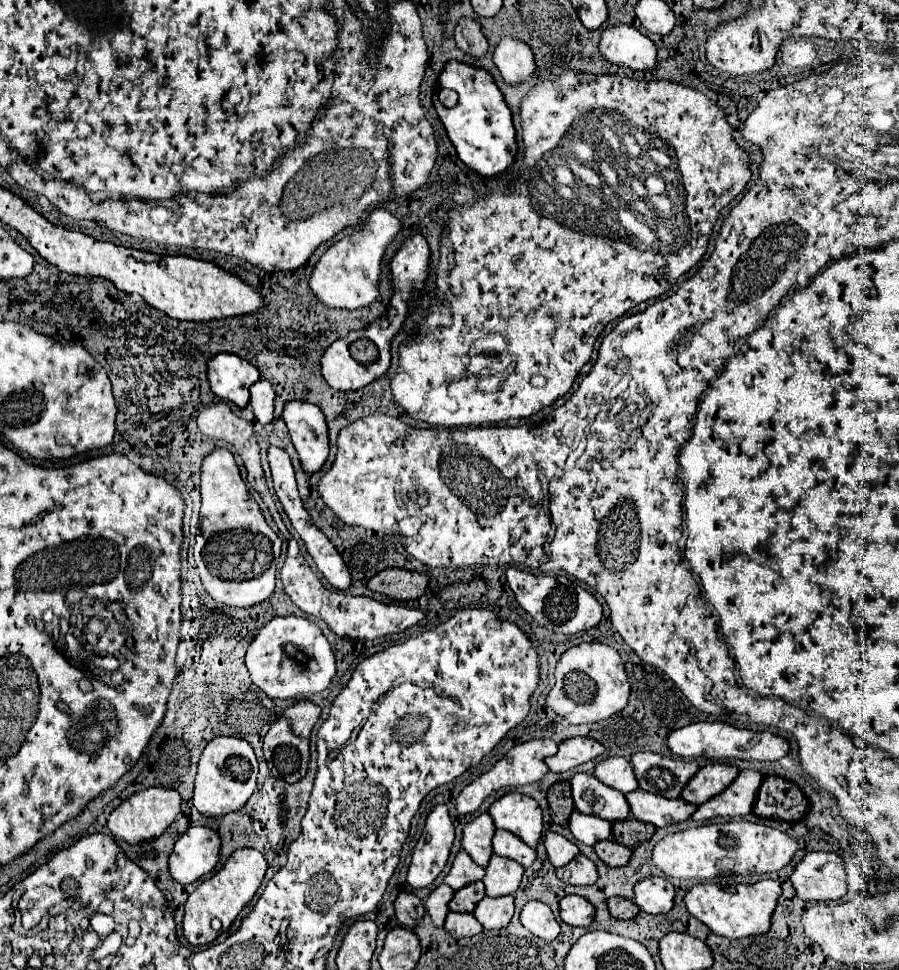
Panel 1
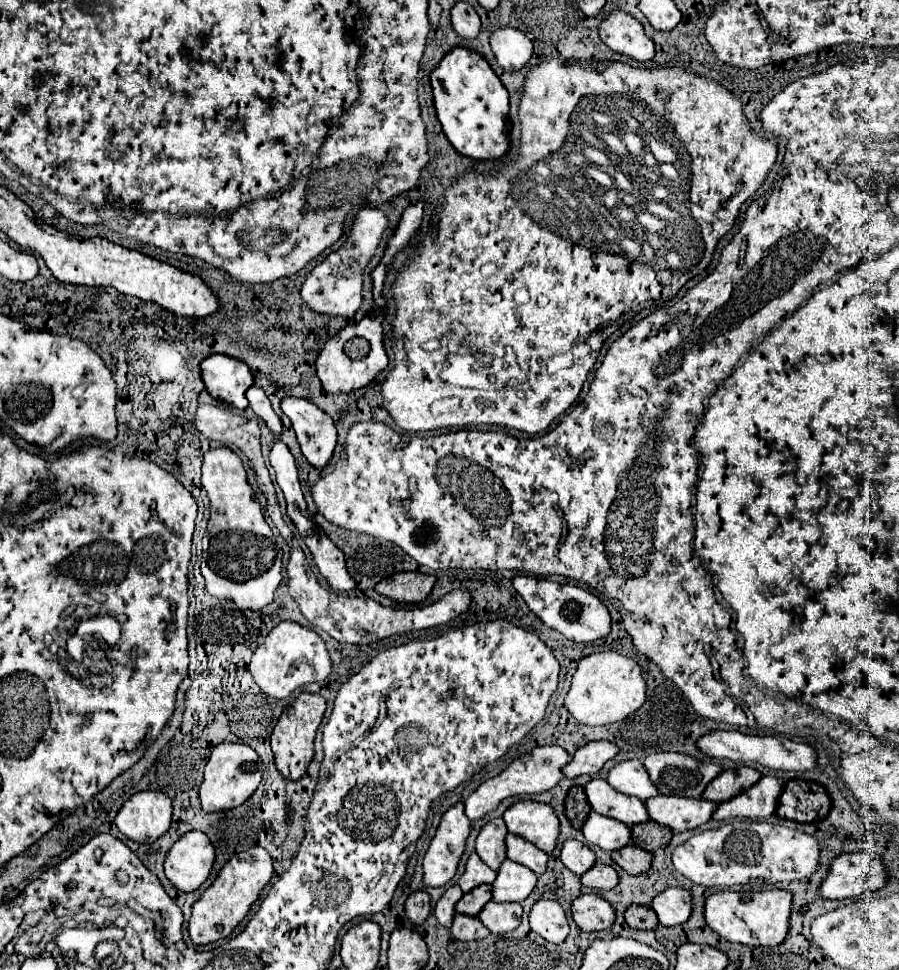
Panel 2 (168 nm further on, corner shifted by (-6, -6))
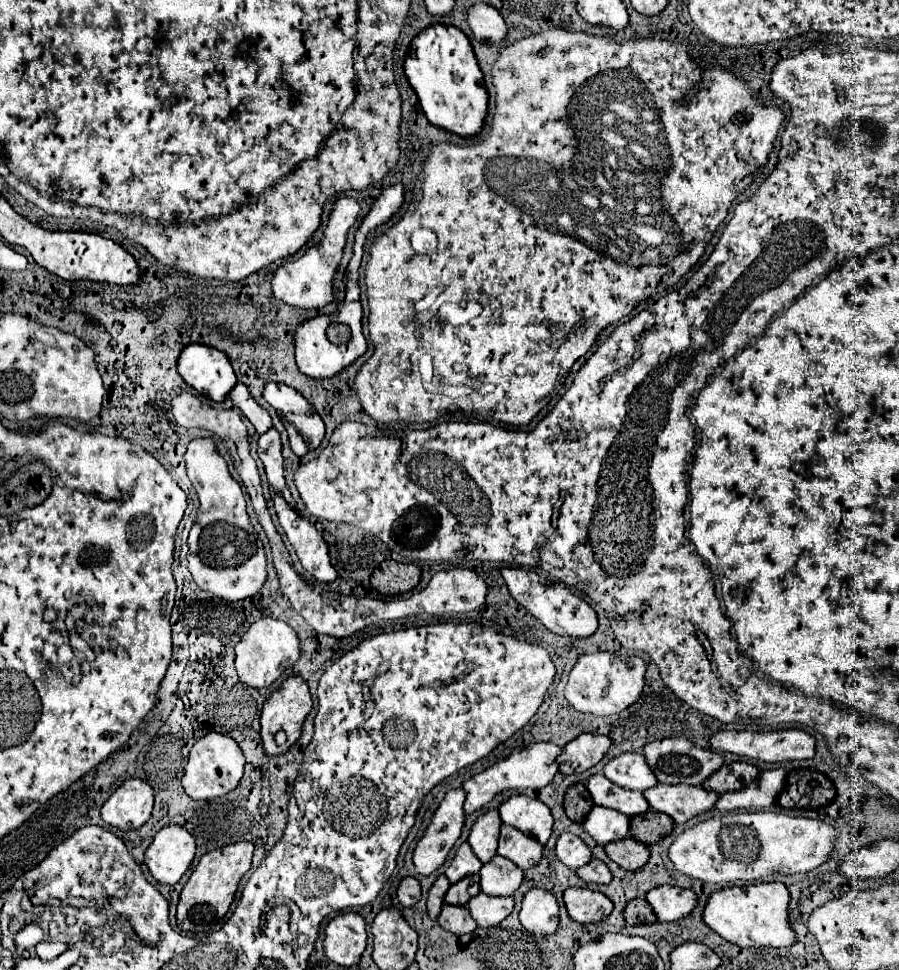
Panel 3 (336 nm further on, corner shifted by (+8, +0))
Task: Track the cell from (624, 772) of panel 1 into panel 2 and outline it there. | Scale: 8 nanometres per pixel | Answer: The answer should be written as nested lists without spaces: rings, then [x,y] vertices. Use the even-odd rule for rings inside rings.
[[[626,760],[616,764],[608,774],[608,782],[614,790],[628,796],[636,796],[640,800],[648,800],[658,794],[640,760]]]

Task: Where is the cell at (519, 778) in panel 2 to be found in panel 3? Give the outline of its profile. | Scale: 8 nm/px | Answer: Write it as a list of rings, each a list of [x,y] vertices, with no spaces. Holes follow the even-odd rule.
[[[536,742],[536,744],[530,744],[530,746],[522,748],[522,750],[514,750],[508,758],[496,762],[488,770],[476,774],[474,778],[470,778],[470,780],[466,780],[462,784],[462,790],[466,792],[464,812],[472,814],[474,810],[486,806],[502,790],[526,790],[526,788],[538,790],[538,788],[546,786],[554,778],[554,774],[558,772],[556,756],[560,752],[562,752],[562,748],[552,744],[552,742]]]

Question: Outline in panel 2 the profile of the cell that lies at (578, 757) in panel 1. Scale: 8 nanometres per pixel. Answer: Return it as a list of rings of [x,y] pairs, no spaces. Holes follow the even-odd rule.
[[[588,742],[586,746],[578,748],[574,758],[564,766],[566,778],[576,778],[582,774],[596,774],[602,766],[618,754],[618,746],[612,742]]]

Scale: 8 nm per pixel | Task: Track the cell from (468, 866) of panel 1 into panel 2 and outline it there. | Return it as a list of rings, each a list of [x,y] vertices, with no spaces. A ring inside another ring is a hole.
[[[472,852],[466,862],[466,870],[464,870],[462,878],[458,880],[458,886],[462,888],[462,892],[470,892],[474,886],[492,884],[494,880],[496,880],[496,872],[492,868],[488,868],[476,852]]]

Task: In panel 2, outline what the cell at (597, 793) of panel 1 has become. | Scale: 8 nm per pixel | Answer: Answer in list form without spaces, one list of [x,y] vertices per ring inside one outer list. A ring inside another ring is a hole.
[[[590,780],[584,790],[592,810],[602,816],[616,818],[628,826],[650,820],[646,806],[640,798],[616,792],[606,780]]]

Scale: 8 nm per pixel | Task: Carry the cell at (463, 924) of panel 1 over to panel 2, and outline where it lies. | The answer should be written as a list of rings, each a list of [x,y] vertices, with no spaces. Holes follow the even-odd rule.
[[[464,914],[454,916],[454,924],[450,930],[456,940],[480,940],[490,934],[490,930],[476,916],[464,916]]]

